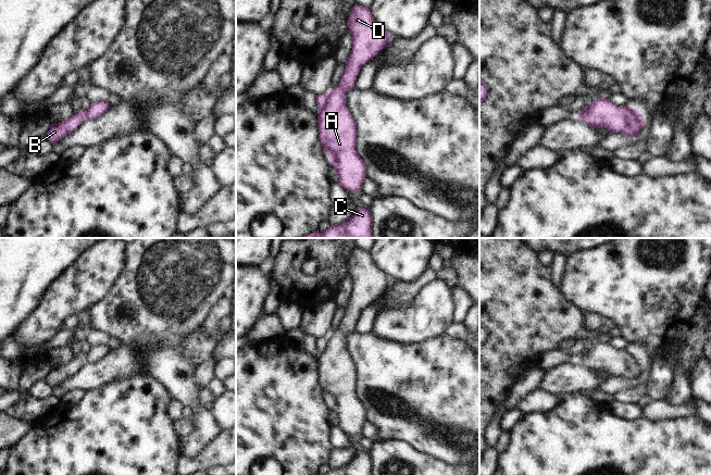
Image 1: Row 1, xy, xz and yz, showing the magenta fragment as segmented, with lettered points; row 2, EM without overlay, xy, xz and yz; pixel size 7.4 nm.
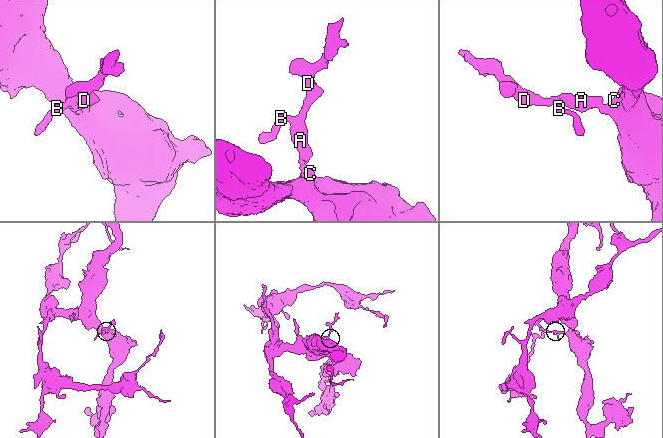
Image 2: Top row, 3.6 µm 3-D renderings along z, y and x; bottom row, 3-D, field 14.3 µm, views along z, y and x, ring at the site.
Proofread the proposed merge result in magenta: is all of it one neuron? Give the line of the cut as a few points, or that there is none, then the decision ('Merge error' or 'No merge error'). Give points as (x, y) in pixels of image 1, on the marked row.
Split along xz (328, 92), (328, 98), (320, 110). Merge error.

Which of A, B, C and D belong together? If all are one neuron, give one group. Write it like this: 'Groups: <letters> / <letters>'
Groups: A C D / B.

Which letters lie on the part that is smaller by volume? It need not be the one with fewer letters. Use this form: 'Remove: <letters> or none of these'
Remove: B.

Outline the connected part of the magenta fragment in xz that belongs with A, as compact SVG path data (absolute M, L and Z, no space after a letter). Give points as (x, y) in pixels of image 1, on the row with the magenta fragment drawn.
M356 3L348 17L348 28L352 35L352 50L339 84L328 92L325 105L319 111L317 127L320 142L329 157L333 166L337 170L338 184L345 189L358 192L366 177L365 164L357 153L357 126L350 110L346 105L346 93L354 88L354 80L362 65L385 49L391 37L374 21L369 8Z

